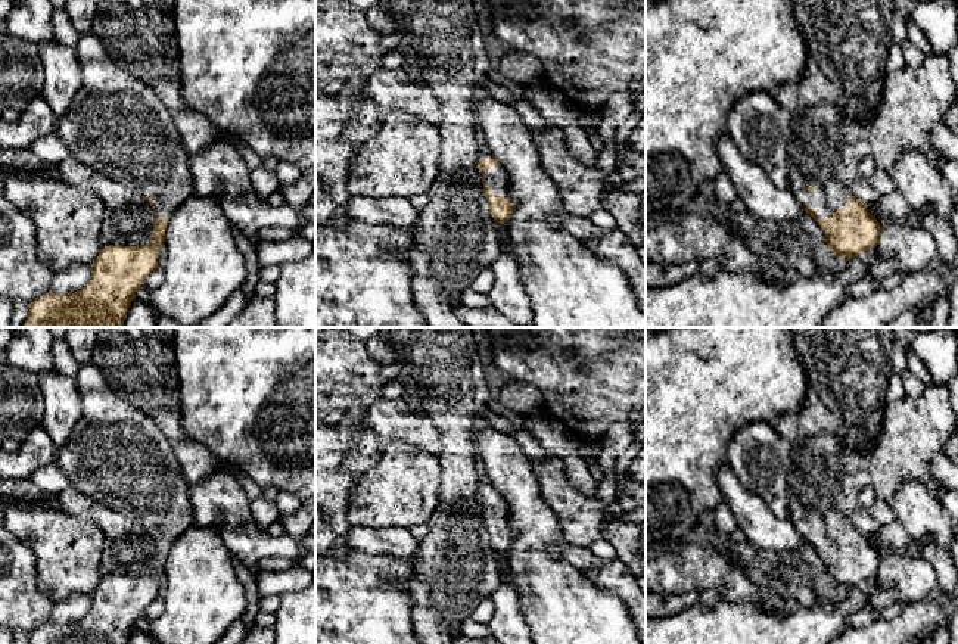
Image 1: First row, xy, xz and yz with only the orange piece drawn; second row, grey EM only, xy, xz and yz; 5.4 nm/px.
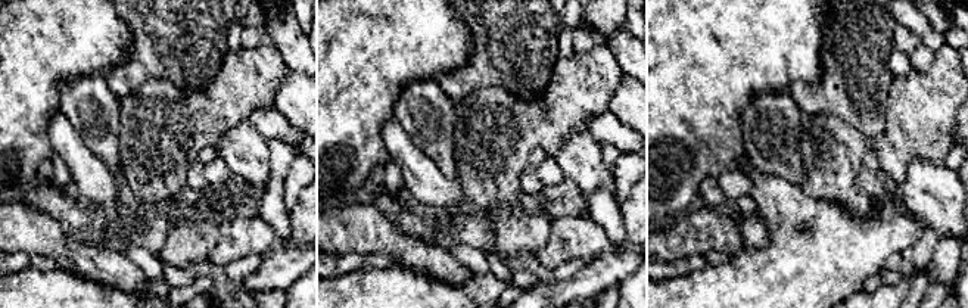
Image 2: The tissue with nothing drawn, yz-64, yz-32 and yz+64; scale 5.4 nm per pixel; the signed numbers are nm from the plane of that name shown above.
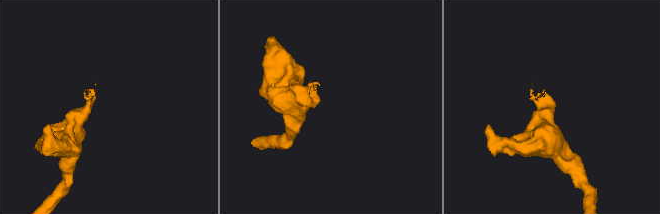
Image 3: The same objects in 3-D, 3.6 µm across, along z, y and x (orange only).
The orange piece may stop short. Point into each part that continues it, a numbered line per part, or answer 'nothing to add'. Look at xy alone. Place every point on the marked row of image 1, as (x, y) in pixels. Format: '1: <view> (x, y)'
1: xy (117, 126)

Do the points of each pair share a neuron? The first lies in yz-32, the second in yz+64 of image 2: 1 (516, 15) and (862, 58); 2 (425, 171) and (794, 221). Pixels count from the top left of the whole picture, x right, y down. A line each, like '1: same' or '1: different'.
1: same
2: same

